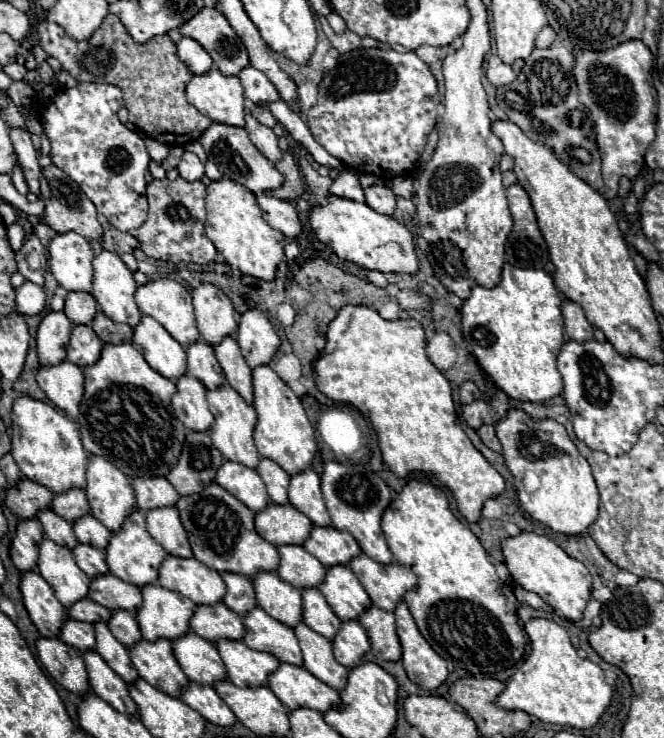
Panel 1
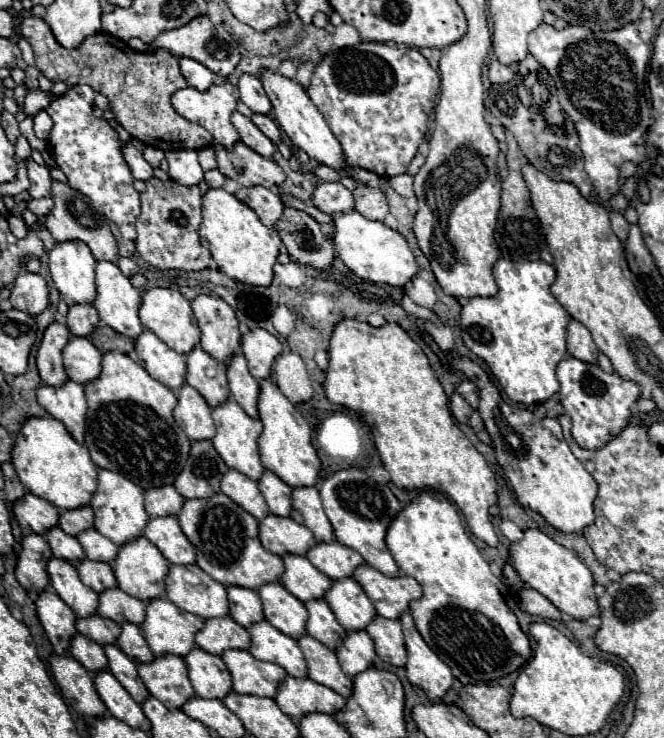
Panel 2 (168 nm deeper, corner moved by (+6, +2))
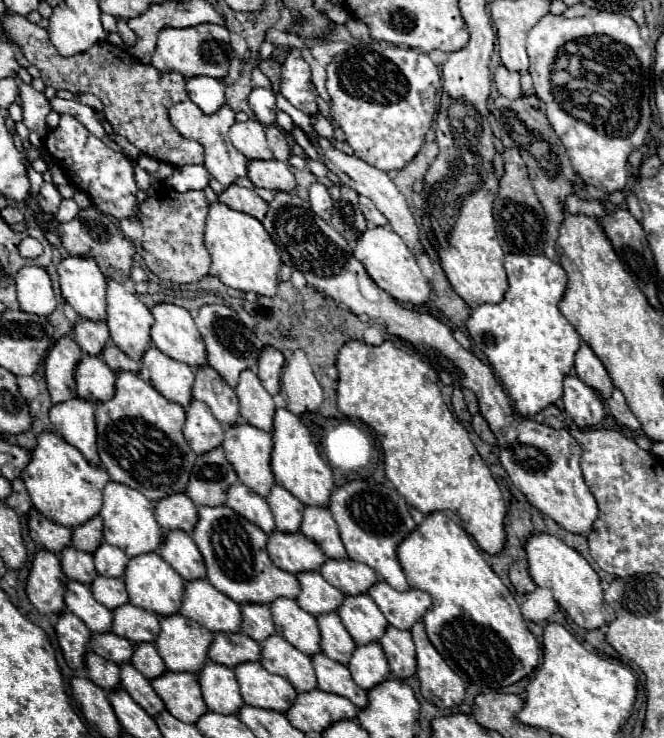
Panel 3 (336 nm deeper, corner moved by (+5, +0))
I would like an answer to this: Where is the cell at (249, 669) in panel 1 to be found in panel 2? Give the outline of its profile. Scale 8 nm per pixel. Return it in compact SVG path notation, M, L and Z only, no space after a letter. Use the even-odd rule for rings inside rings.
M226 649L220 657L232 675L232 689L236 693L274 697L278 683L286 677L280 665L260 661L246 649Z

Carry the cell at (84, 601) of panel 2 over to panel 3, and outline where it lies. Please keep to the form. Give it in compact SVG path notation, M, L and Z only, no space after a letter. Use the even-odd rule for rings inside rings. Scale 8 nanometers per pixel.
M69 581L65 591L65 605L73 615L77 615L91 629L91 633L111 631L113 613L93 599L89 585Z

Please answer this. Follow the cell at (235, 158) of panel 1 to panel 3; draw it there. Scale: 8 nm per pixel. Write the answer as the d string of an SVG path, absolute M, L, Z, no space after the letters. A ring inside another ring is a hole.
M249 161L249 179L255 187L273 191L295 191L295 177L285 161Z

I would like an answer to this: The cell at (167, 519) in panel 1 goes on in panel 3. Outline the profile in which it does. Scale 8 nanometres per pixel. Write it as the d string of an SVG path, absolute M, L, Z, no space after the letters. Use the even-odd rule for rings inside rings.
M183 531L165 533L165 541L159 549L159 555L185 579L205 579L207 569L203 555L199 553L191 535Z

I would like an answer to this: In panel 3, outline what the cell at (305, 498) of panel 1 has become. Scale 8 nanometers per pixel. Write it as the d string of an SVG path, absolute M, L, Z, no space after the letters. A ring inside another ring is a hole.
M305 507L301 533L313 539L329 559L345 559L345 547L341 543L337 523L323 507Z

